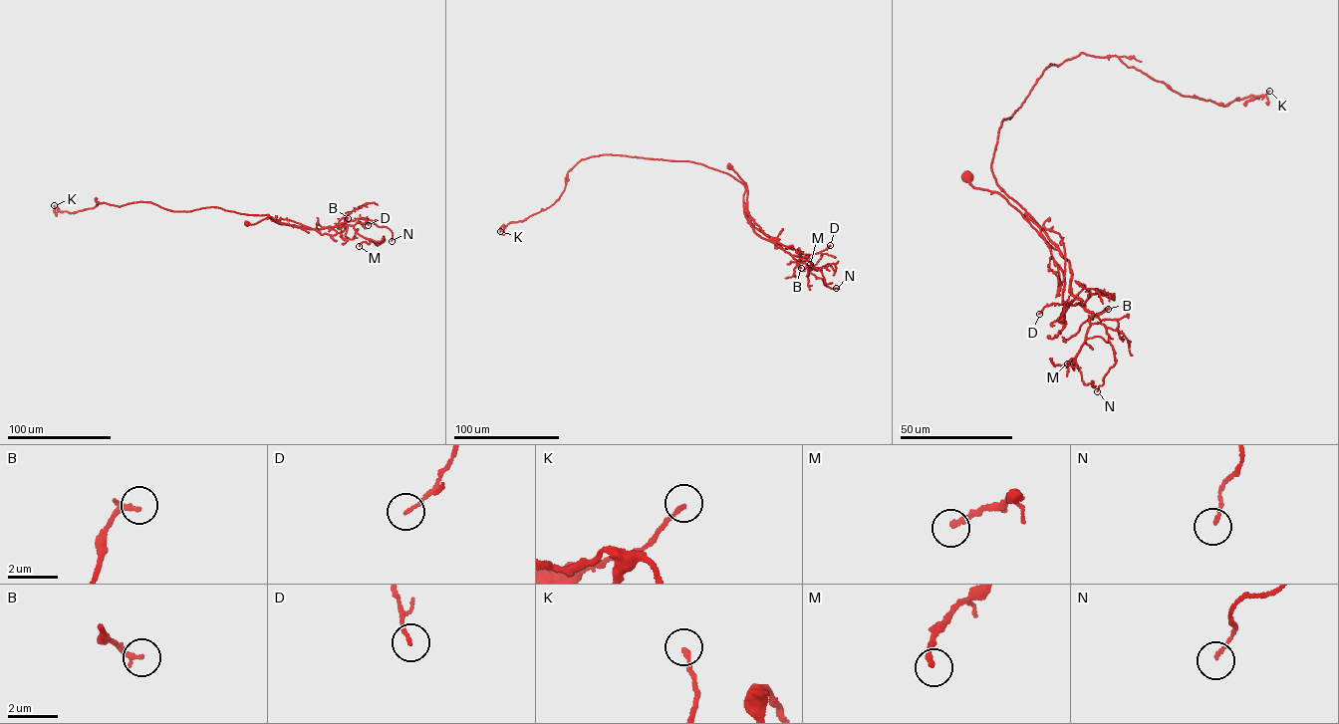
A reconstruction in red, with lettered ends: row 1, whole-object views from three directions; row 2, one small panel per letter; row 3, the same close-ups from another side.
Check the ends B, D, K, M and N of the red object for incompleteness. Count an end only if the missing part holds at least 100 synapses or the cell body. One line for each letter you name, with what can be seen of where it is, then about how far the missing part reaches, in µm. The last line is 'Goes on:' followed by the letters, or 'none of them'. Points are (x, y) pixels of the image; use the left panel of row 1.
Goes on: none of them

